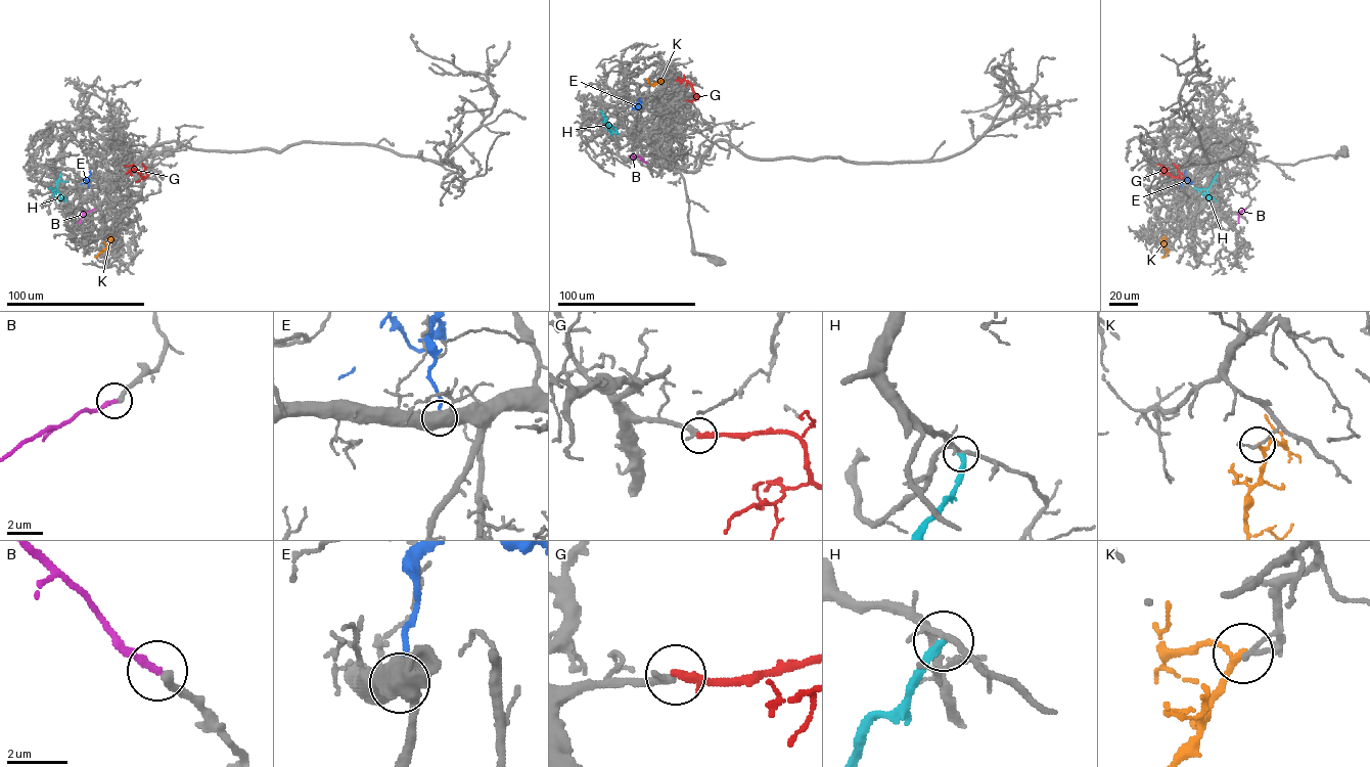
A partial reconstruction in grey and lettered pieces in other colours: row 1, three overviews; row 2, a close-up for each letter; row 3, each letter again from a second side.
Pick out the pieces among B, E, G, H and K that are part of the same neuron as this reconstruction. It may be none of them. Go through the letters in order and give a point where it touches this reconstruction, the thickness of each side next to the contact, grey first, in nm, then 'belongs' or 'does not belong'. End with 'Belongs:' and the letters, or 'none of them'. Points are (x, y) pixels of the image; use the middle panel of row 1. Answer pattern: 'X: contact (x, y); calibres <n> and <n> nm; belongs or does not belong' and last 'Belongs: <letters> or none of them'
B: contact (645, 163); calibres 280 and 280 nm; belongs
E: contact (640, 98); calibres 800 and 170 nm; does not belong
G: contact (676, 80); calibres 340 and 320 nm; belongs
H: contact (611, 135); calibres 180 and 280 nm; does not belong
K: contact (664, 80); calibres 140 and 200 nm; does not belong
Belongs: B, G

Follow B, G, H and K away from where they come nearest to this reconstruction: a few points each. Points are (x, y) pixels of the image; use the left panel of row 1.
B: (94, 209), (83, 215), (78, 222)
G: (125, 166), (132, 166), (145, 177), (142, 164)
H: (61, 173), (56, 188), (60, 198), (64, 196), (65, 201)
K: (112, 237), (95, 257)

